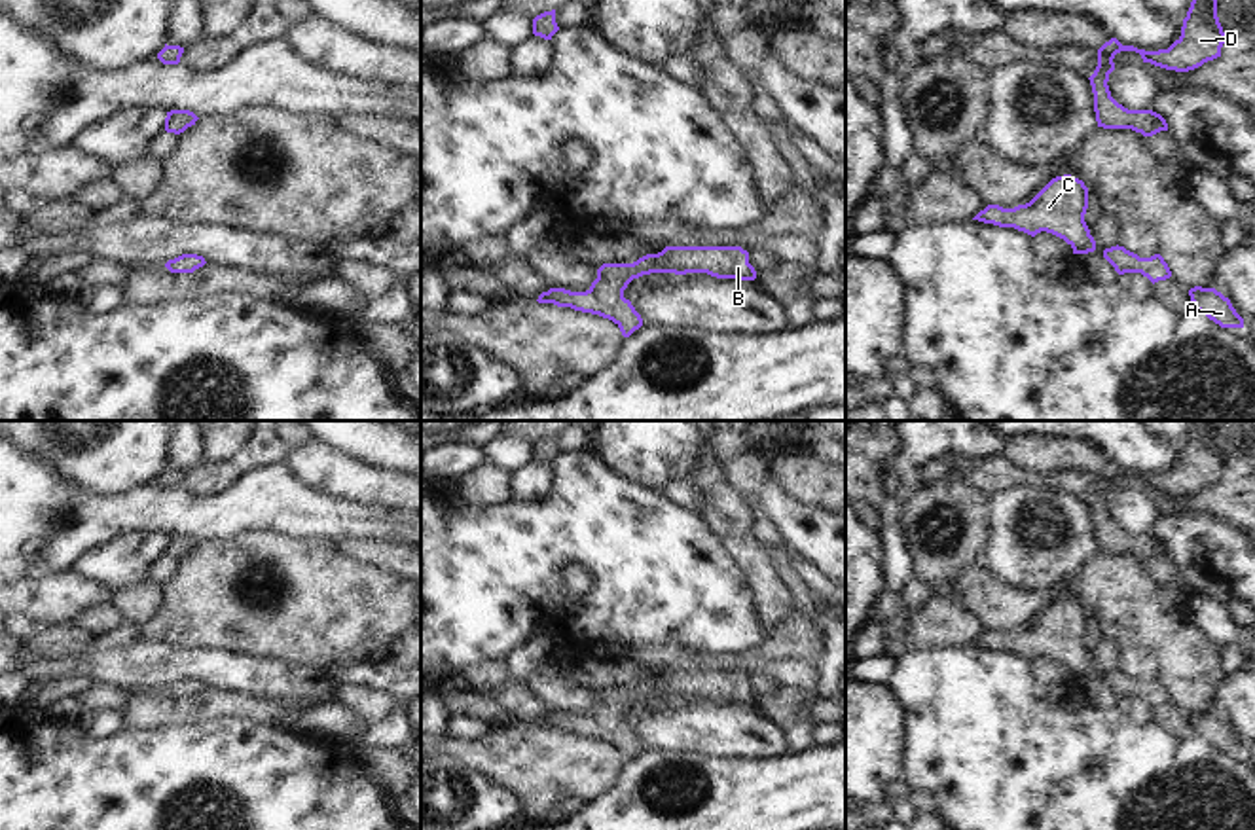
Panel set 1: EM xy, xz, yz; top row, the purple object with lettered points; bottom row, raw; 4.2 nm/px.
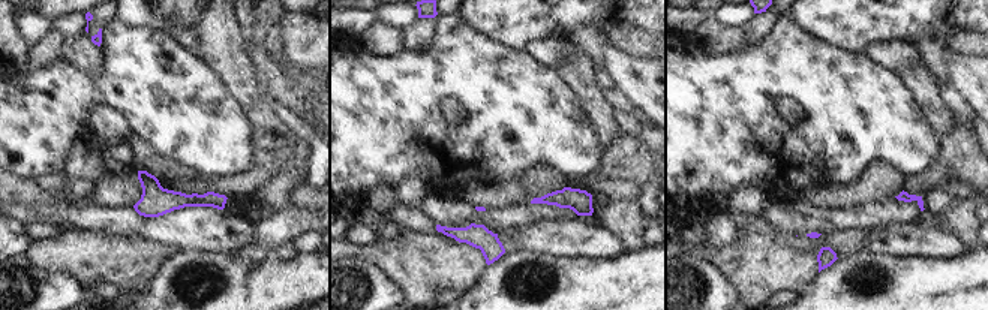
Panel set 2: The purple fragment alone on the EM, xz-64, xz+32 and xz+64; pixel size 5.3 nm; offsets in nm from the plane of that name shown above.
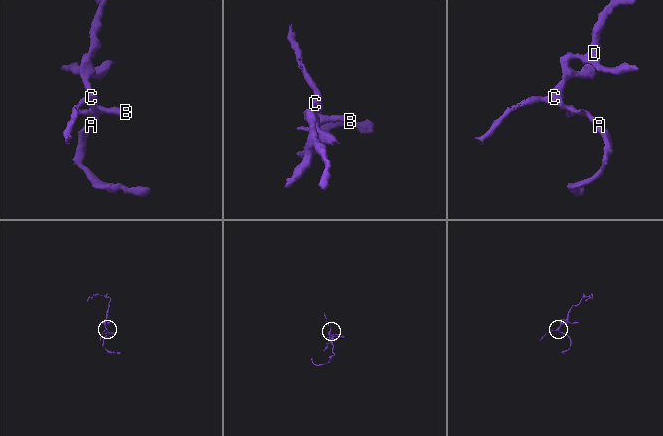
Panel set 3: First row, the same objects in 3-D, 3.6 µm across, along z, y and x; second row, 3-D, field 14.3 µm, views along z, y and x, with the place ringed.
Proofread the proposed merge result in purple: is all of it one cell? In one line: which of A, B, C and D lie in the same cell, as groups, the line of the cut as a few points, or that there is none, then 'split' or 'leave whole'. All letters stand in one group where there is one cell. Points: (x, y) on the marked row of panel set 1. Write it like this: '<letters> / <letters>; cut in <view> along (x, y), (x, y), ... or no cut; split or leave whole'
A B C D; no cut; leave whole

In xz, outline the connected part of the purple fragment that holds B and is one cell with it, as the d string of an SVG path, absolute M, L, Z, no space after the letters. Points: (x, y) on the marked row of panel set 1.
M665 246L662 252L646 254L633 263L603 263L586 292L550 288L537 301L599 315L612 320L622 335L629 337L643 326L643 318L631 301L624 298L624 290L633 279L650 273L707 273L717 279L756 279L756 271L749 263L749 252L741 246Z

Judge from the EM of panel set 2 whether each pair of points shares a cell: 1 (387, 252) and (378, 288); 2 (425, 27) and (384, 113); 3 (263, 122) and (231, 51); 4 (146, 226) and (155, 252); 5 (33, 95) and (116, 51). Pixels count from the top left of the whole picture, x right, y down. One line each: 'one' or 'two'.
1: two
2: two
3: one
4: two
5: one

